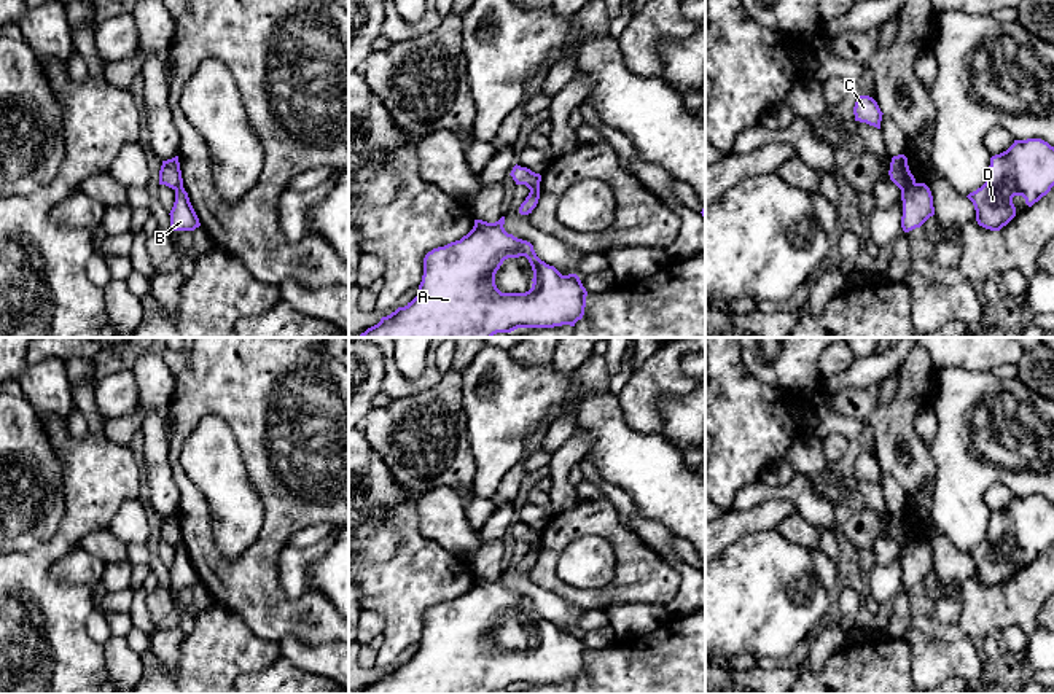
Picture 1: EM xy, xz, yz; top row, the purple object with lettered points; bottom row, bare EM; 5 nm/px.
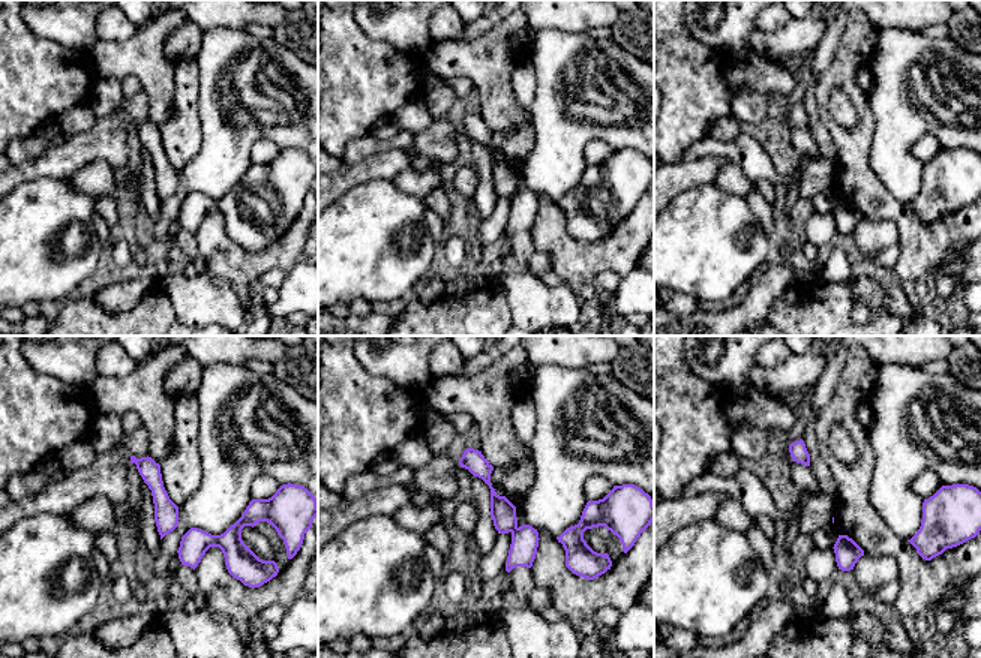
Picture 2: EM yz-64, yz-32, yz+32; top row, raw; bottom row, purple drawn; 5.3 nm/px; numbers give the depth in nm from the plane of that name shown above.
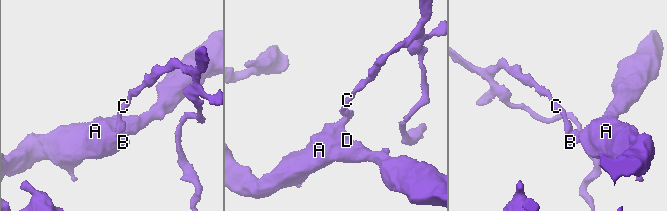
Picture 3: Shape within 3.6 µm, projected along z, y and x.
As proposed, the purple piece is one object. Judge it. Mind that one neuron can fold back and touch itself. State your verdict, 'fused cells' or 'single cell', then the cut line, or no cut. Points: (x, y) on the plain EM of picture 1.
fused cells; cut in yz along (916, 540), (901, 548)

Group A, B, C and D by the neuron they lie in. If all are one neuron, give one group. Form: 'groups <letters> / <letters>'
groups A B D / C

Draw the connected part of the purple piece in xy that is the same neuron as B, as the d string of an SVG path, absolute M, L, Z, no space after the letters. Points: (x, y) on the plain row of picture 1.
M183 543L175 546L175 559L169 571L174 587L194 587L201 583L199 575L189 559L188 549Z

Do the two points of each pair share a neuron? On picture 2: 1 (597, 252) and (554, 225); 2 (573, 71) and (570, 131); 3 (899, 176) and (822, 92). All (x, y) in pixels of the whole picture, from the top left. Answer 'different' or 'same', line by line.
1: same
2: same
3: different

